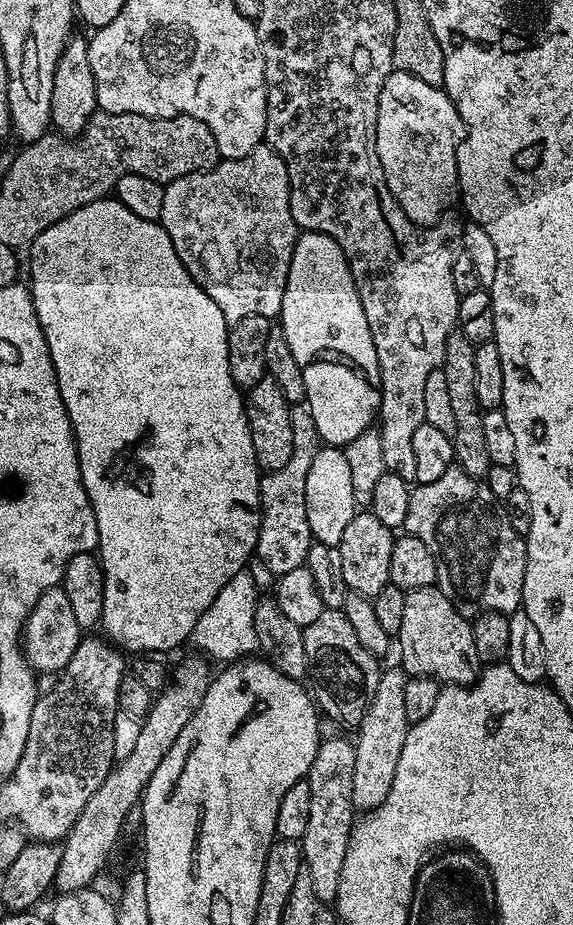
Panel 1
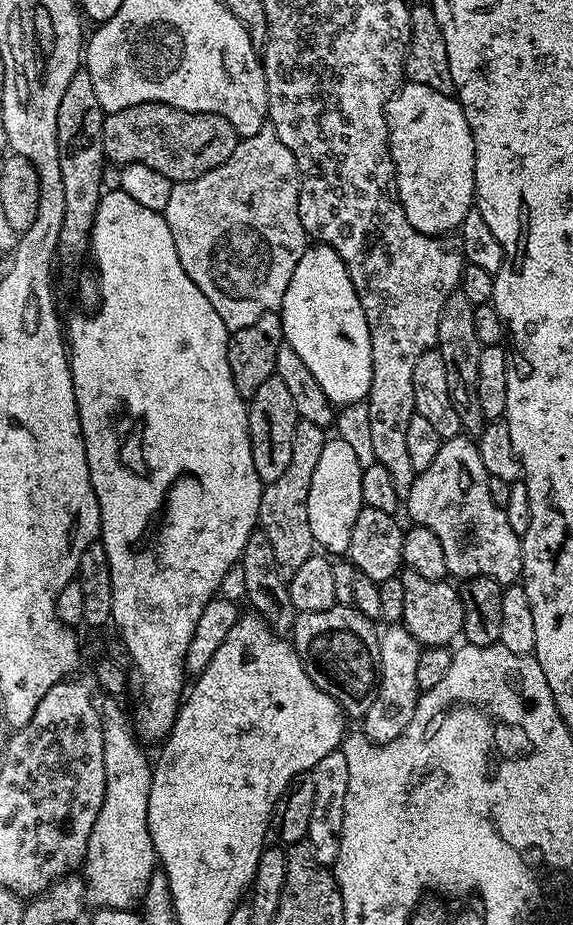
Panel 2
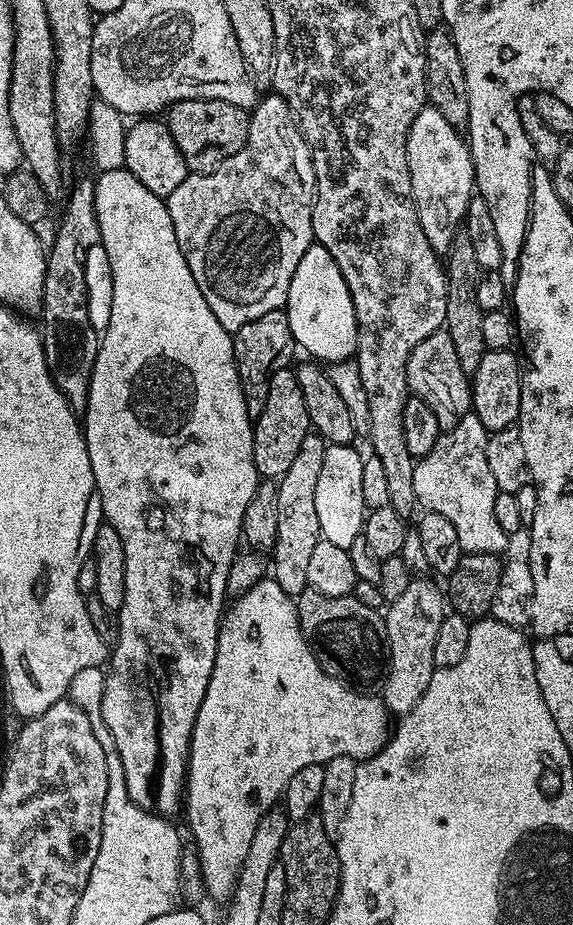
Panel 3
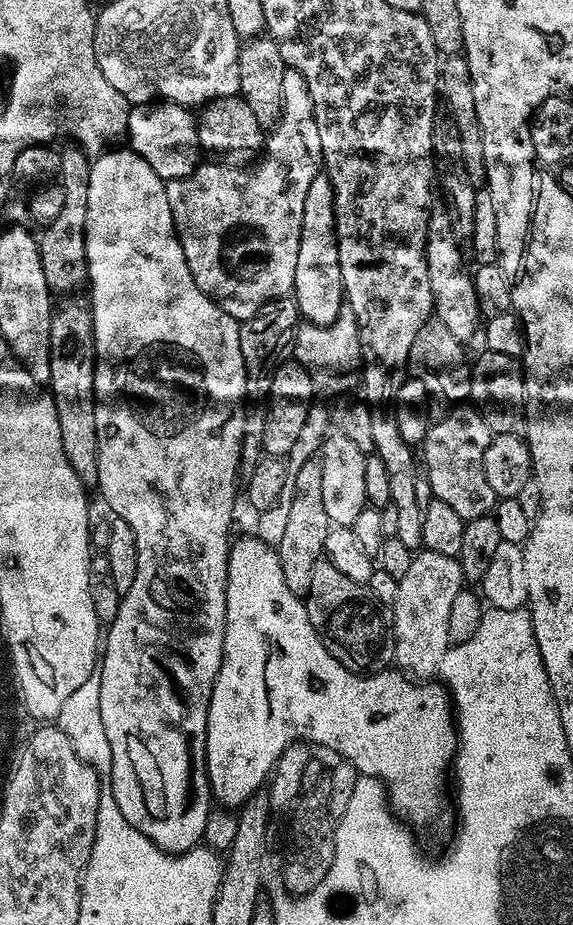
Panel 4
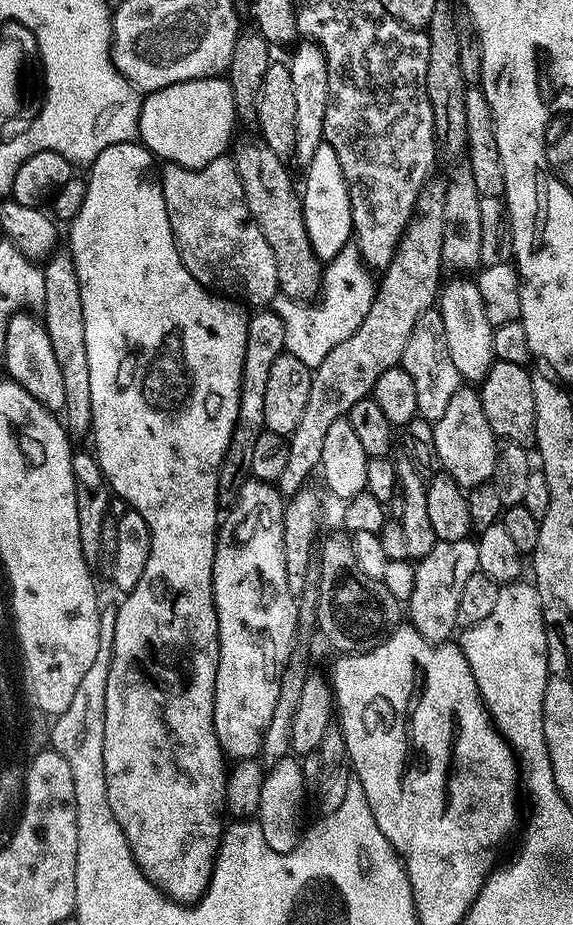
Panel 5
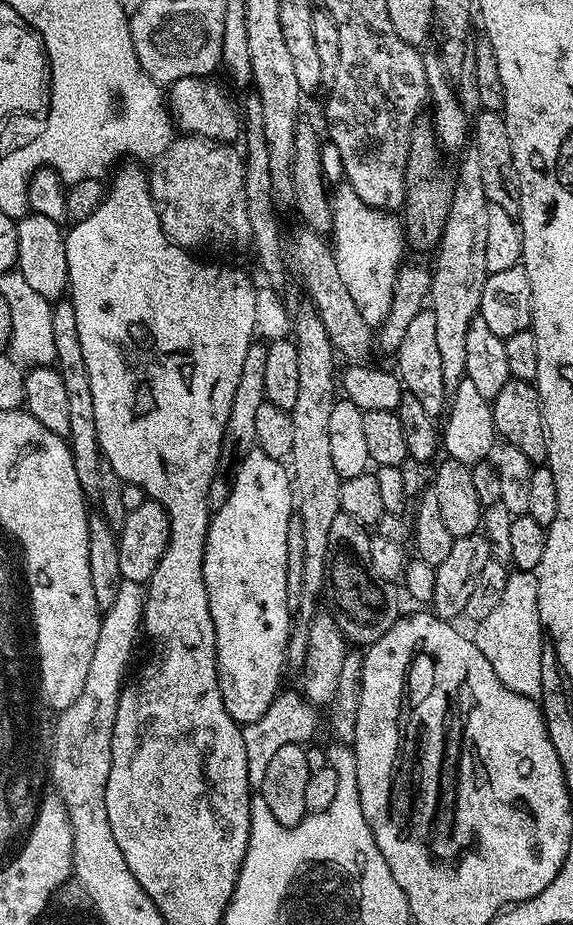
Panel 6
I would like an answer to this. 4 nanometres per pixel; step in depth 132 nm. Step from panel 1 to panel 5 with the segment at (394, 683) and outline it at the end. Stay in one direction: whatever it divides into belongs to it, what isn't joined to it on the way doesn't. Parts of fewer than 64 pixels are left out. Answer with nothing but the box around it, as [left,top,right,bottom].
[406,540,480,646]

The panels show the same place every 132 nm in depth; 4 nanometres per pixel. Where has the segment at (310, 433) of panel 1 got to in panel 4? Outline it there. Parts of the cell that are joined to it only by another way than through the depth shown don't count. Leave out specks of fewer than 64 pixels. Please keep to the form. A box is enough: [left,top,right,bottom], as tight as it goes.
[278,458,330,597]

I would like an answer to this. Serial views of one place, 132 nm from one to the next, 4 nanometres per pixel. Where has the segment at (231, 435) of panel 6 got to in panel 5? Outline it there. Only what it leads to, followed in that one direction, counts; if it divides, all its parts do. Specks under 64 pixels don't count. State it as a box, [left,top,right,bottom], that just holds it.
[218,310,286,510]

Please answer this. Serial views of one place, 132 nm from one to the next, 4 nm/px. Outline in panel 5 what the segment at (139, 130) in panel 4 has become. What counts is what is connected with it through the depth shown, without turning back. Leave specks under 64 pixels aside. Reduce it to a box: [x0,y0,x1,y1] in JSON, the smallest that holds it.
[138,76,236,168]

